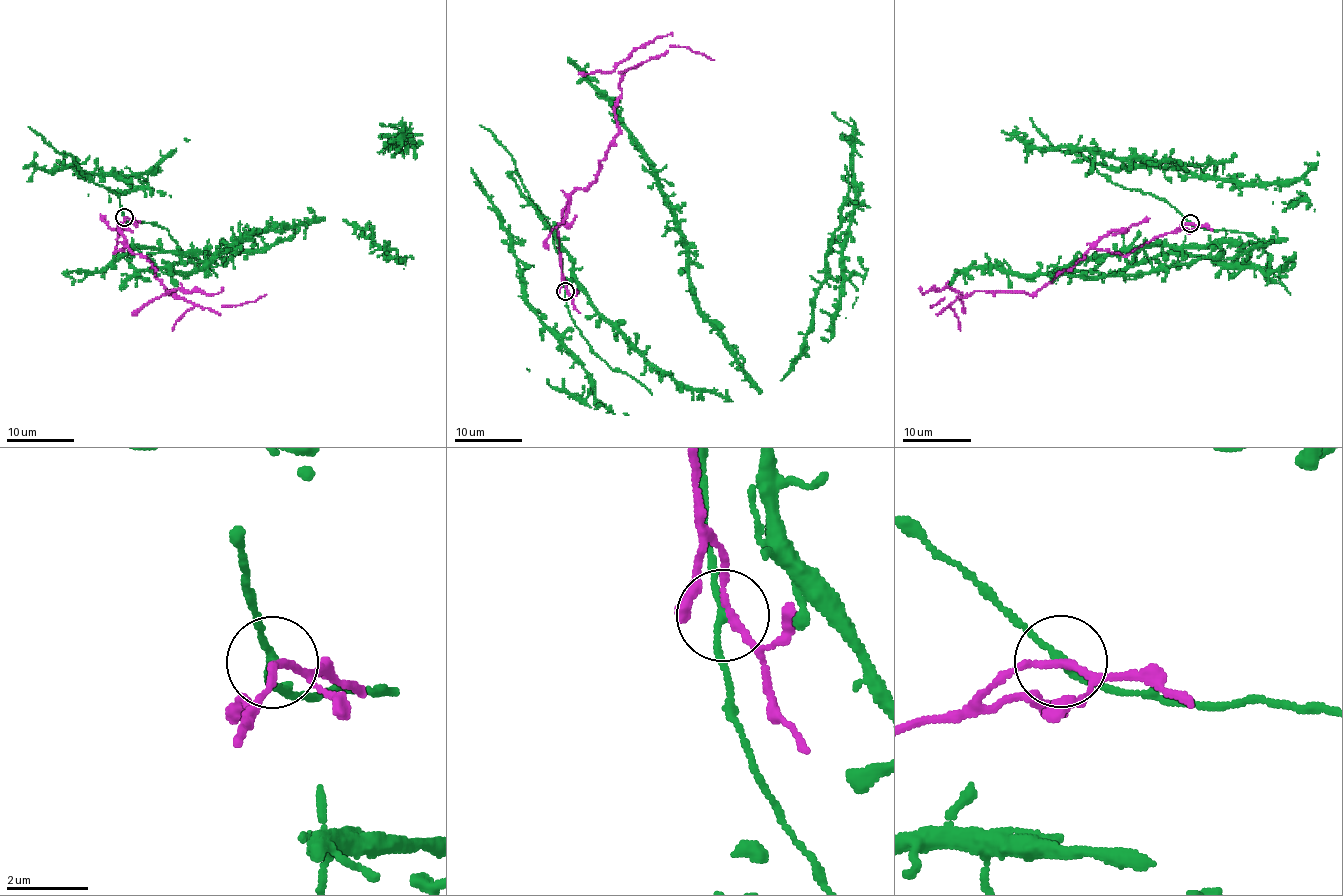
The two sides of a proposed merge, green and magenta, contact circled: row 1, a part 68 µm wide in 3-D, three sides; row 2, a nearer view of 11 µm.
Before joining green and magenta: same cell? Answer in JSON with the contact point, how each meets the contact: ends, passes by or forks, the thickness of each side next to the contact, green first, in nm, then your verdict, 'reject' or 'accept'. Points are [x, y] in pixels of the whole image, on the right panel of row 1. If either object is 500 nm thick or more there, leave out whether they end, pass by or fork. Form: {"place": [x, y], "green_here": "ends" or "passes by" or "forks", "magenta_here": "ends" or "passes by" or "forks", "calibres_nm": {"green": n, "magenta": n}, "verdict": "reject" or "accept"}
{"place": [1190, 223], "green_here": "passes by", "magenta_here": "passes by", "calibres_nm": {"green": 170, "magenta": 170}, "verdict": "reject"}

